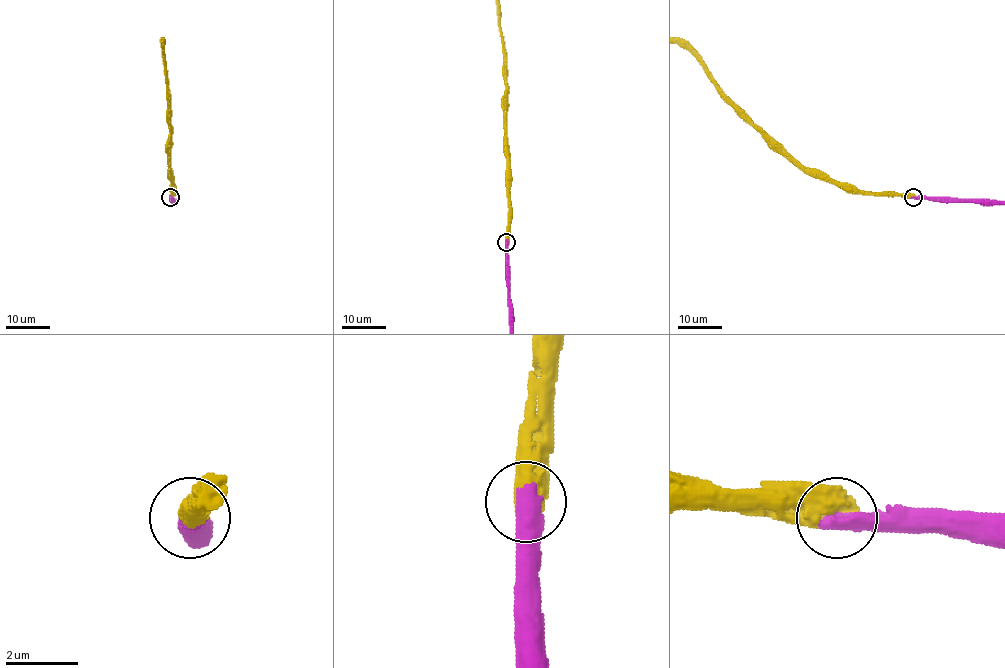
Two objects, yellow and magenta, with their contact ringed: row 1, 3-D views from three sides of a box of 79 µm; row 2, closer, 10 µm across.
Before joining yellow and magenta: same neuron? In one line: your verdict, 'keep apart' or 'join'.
join

